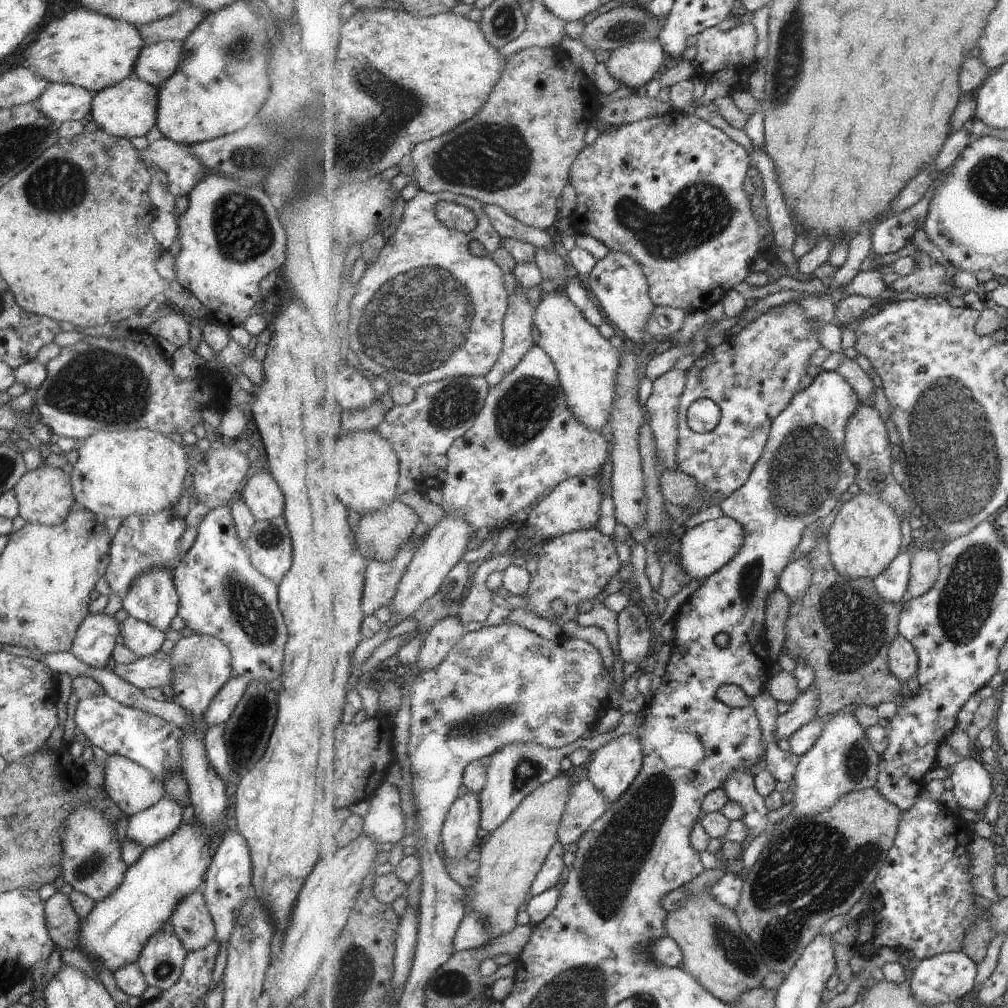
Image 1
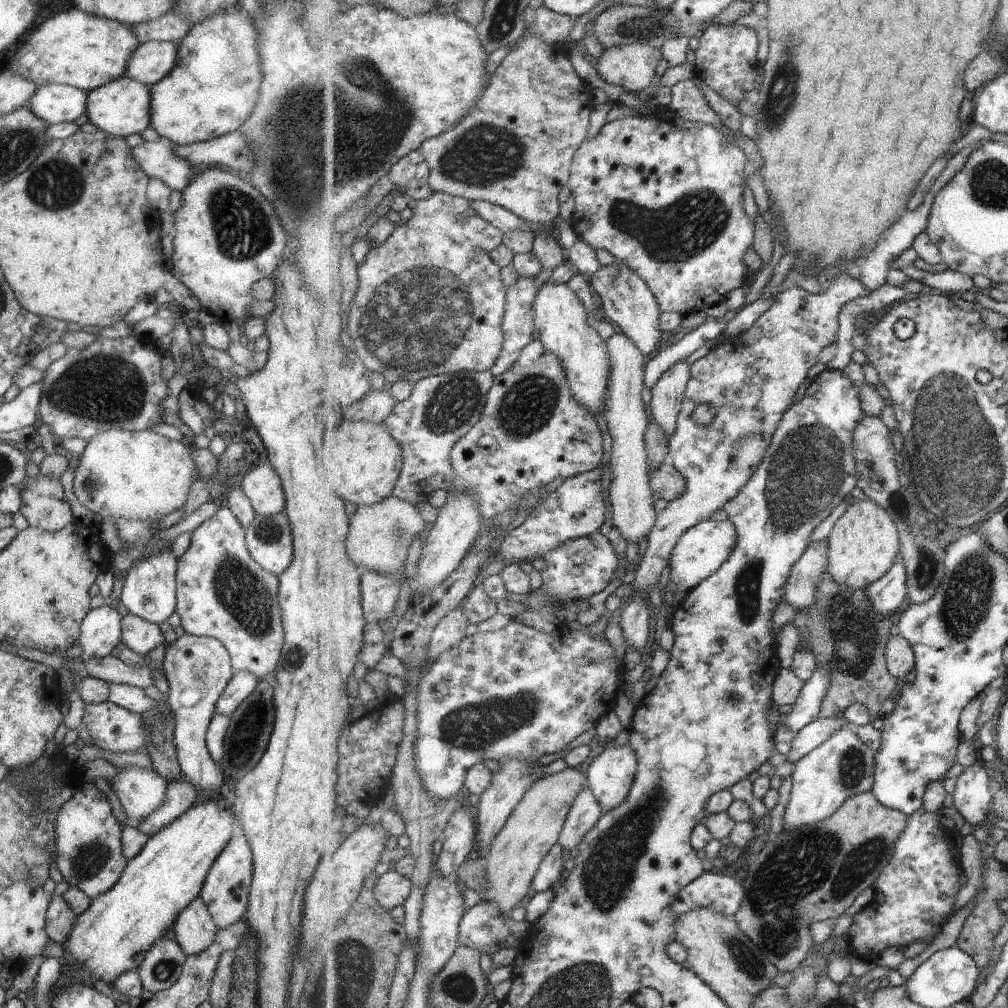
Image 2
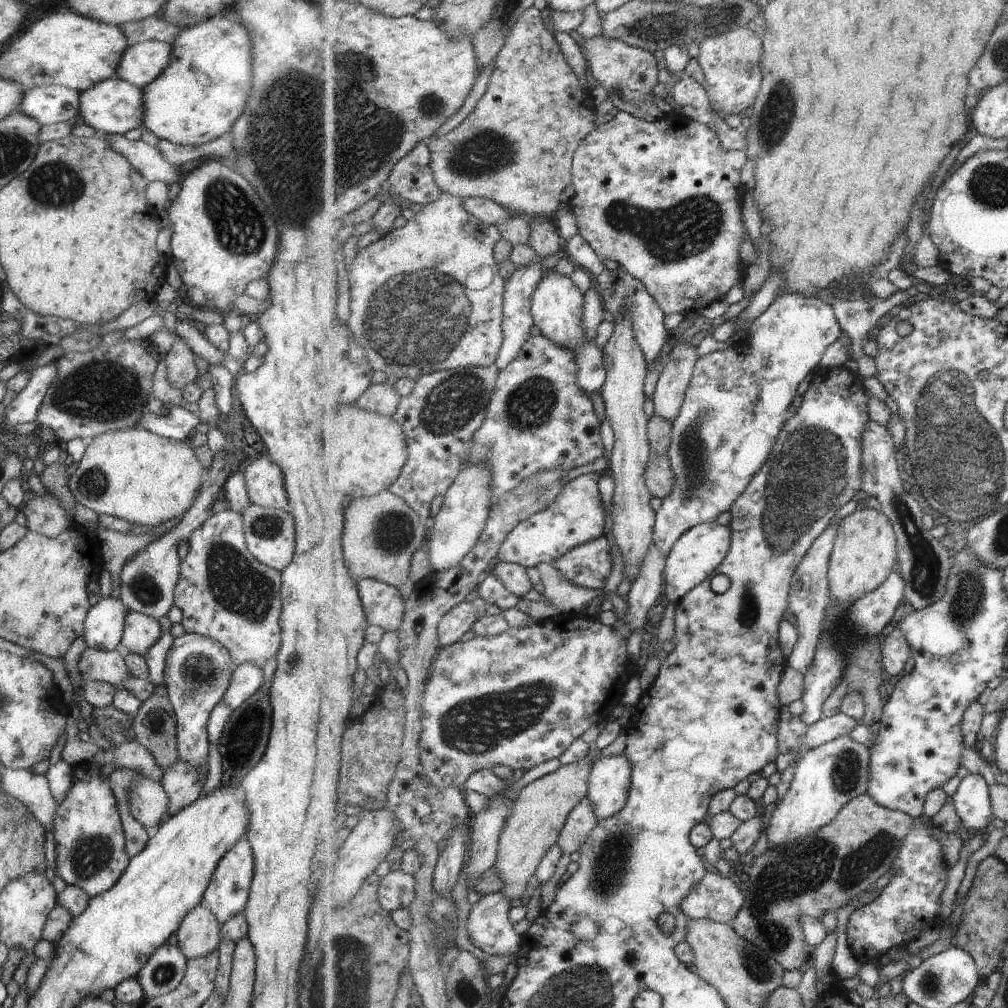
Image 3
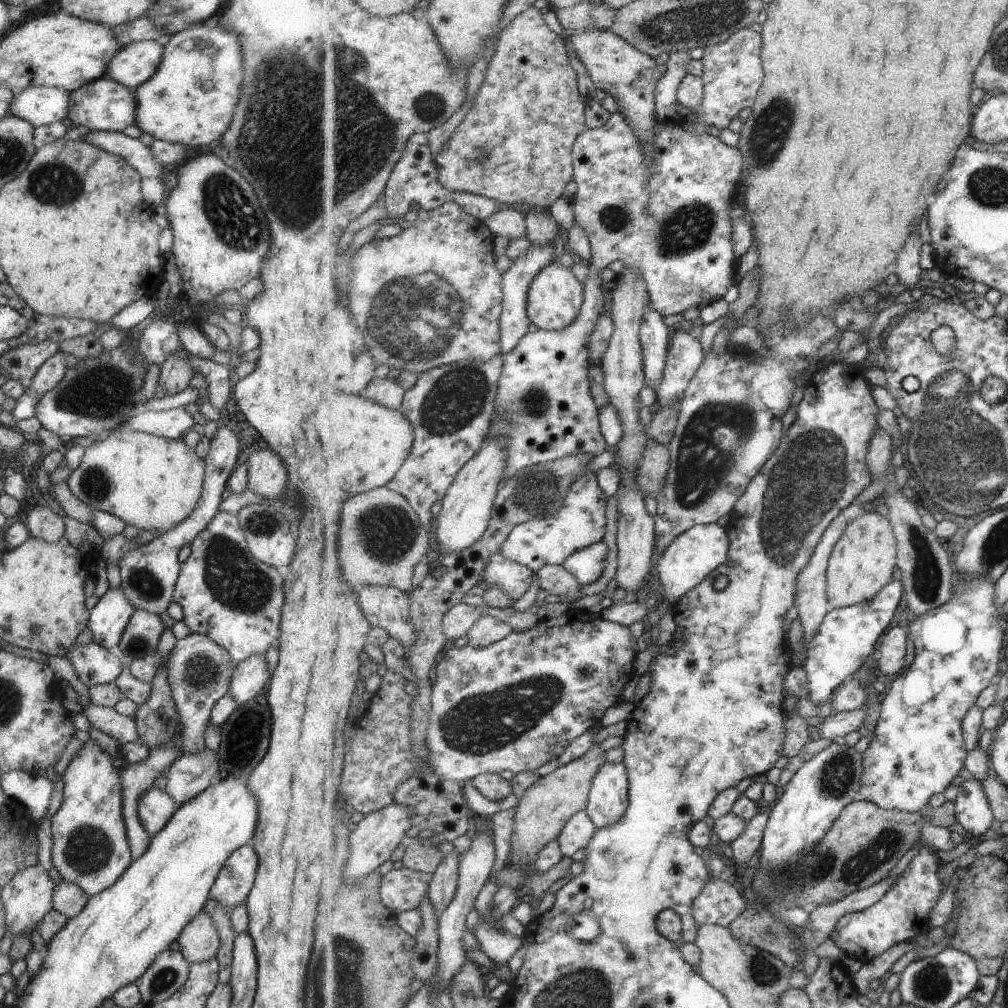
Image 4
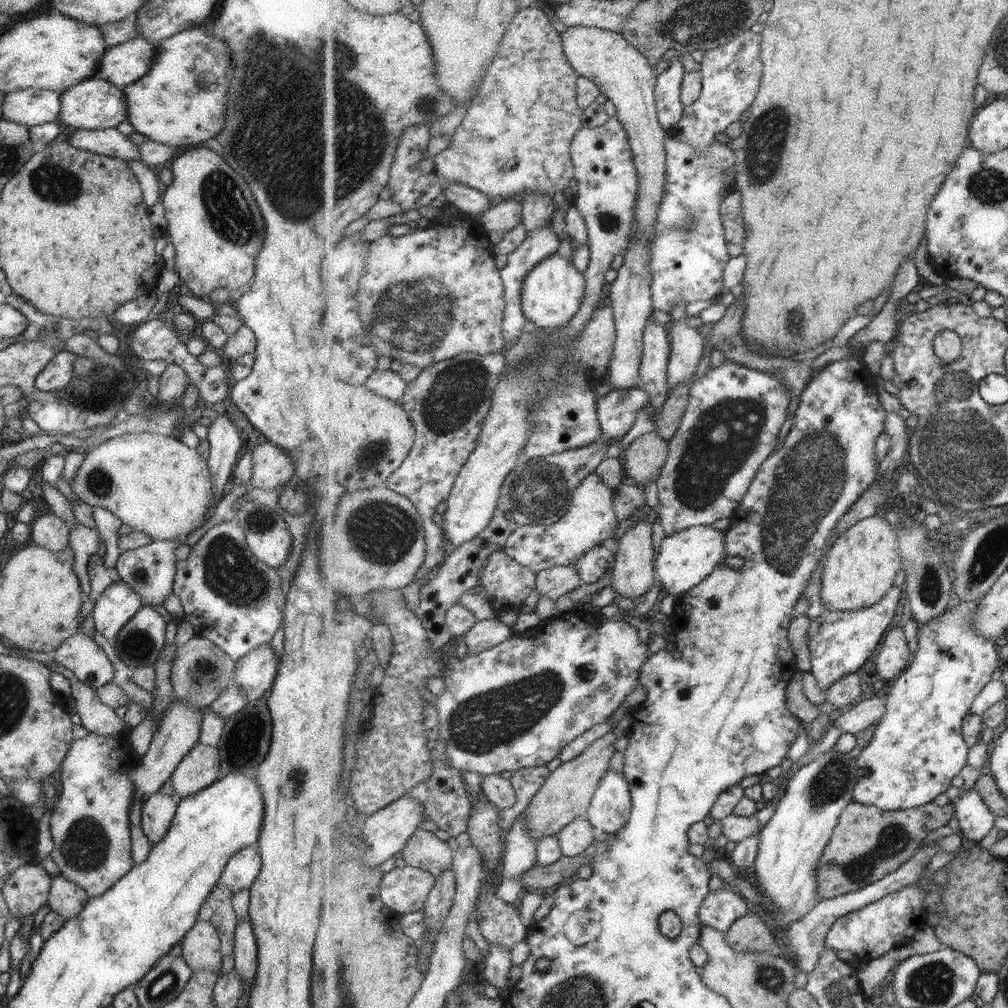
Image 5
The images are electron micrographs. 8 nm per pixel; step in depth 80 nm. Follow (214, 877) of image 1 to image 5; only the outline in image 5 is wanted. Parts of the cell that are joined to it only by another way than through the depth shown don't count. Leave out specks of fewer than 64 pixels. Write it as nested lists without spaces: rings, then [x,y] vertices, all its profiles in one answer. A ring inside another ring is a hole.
[[[256,843],[250,844],[229,858],[215,885],[225,887],[231,894],[241,889],[248,890],[260,868],[261,859]]]

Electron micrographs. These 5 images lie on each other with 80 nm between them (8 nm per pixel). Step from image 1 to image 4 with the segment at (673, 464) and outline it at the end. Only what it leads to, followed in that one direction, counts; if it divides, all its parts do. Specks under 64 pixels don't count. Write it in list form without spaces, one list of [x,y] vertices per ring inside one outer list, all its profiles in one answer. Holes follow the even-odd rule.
[[[673,331],[664,379],[656,391],[656,407],[681,402],[703,361],[703,346],[699,339],[691,336],[689,331]]]

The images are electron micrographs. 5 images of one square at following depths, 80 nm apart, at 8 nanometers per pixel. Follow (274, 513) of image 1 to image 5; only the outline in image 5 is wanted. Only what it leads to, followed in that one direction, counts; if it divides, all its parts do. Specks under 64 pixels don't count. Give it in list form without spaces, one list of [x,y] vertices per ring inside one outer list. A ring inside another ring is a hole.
[[[271,441],[257,445],[251,453],[252,471],[249,484],[253,488],[270,491],[285,484],[293,474],[293,464],[289,456],[273,446]]]

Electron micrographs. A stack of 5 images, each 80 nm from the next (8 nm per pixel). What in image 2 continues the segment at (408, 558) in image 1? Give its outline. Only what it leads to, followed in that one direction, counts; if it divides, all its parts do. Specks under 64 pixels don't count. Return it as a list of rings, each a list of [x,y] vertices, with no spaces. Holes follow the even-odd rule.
[[[368,572],[362,576],[362,603],[366,619],[369,623],[378,623],[386,620],[388,623],[395,614],[395,606],[399,600],[399,578],[404,574],[400,573],[397,577],[385,577],[382,574]]]

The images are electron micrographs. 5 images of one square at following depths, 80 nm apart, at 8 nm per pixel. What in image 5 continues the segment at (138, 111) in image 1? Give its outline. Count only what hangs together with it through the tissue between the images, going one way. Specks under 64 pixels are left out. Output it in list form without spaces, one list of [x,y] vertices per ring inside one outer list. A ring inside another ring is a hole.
[[[93,76],[81,80],[59,95],[60,109],[56,120],[75,129],[108,129],[126,120],[127,109],[122,89]]]

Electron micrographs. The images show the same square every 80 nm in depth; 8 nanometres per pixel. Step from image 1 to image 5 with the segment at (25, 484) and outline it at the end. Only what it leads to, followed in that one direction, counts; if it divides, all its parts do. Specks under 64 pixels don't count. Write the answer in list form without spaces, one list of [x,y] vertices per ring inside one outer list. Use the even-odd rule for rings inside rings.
[[[54,513],[43,514],[32,520],[29,543],[51,552],[64,551],[70,548],[67,527]]]

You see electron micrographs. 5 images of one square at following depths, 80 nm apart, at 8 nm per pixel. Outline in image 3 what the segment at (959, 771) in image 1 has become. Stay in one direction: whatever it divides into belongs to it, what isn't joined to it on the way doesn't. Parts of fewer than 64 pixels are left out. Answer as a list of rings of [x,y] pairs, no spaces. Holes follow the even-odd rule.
[[[967,774],[952,796],[959,818],[968,832],[986,833],[994,819],[990,786],[979,775]]]

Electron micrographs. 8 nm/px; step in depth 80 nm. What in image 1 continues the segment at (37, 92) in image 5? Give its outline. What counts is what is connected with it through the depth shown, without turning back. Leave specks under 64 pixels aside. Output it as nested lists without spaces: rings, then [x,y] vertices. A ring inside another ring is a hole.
[[[49,83],[34,104],[54,123],[79,121],[90,112],[93,95],[94,92],[69,83]]]

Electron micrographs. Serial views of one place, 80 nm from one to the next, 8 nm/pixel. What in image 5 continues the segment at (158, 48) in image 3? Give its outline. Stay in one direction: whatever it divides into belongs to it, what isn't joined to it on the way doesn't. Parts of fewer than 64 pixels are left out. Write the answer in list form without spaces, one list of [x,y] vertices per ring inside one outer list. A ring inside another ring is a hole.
[[[137,37],[106,48],[93,77],[122,89],[141,78],[152,63],[156,44]]]

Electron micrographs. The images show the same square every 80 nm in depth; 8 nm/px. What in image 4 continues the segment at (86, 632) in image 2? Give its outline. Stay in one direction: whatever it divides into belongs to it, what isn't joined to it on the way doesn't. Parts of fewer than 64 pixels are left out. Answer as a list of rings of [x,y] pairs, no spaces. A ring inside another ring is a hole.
[[[109,587],[98,598],[97,603],[88,610],[86,626],[92,634],[92,642],[106,649],[115,646],[134,610],[134,606],[124,597],[123,591],[119,587]]]

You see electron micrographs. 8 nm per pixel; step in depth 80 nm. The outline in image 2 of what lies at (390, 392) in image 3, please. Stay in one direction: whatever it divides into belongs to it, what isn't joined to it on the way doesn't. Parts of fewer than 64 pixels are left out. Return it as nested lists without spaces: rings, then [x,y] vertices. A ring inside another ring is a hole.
[[[372,388],[361,400],[347,408],[345,416],[352,421],[383,423],[397,403],[389,390]]]

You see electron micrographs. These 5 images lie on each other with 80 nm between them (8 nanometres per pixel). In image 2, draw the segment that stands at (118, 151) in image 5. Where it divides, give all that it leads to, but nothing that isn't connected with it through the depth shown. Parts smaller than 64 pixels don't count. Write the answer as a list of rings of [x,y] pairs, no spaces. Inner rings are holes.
[[[165,138],[143,141],[130,148],[132,159],[151,179],[159,179],[171,190],[181,190],[192,179],[190,164],[172,154],[171,142]]]

